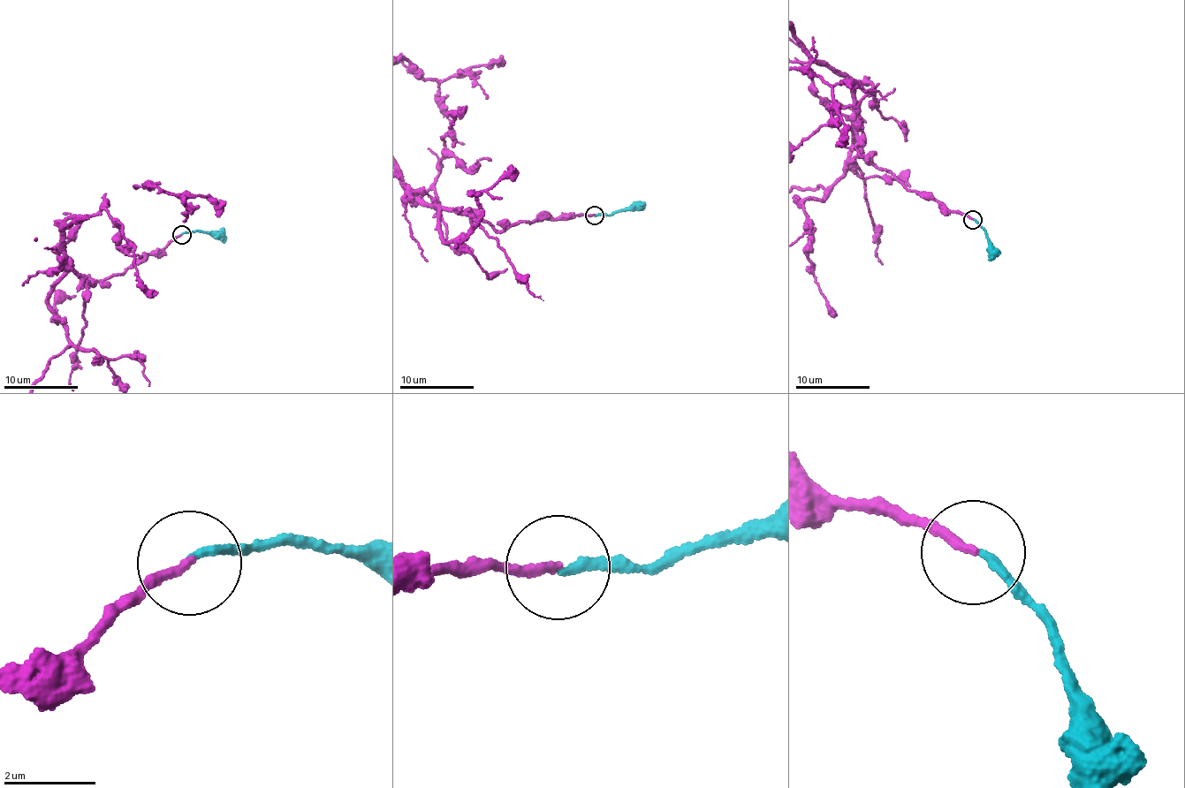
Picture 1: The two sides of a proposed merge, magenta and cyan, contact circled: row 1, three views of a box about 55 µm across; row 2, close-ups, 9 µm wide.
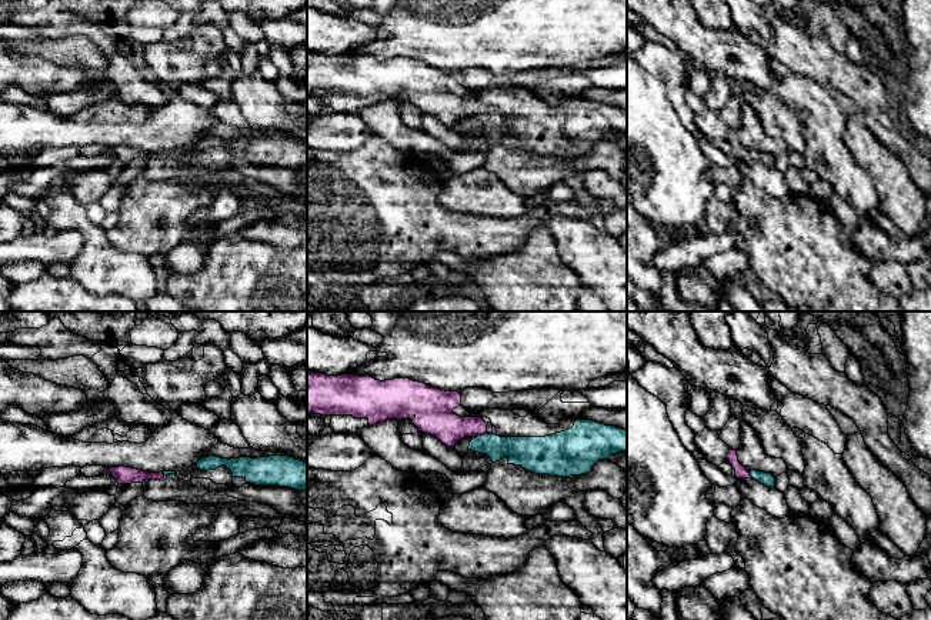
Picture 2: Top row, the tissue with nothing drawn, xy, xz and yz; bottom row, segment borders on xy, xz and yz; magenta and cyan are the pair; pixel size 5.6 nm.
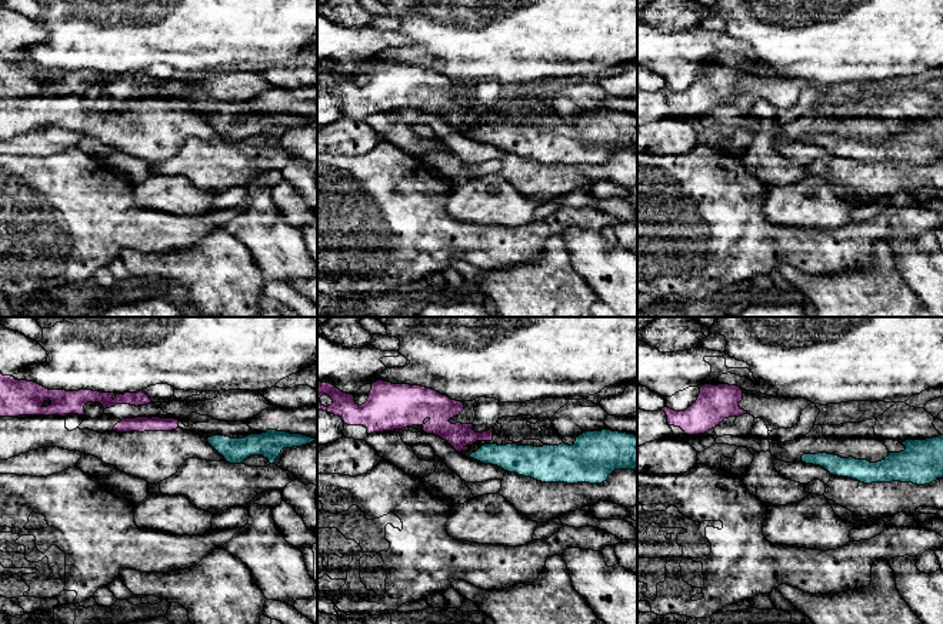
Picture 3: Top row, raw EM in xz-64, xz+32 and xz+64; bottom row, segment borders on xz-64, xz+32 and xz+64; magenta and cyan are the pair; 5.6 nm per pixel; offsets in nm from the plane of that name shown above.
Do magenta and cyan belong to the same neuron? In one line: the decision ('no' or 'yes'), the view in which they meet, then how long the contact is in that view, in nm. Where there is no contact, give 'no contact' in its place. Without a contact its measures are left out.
yes; meets magenta in xz; contact 90 nm long

